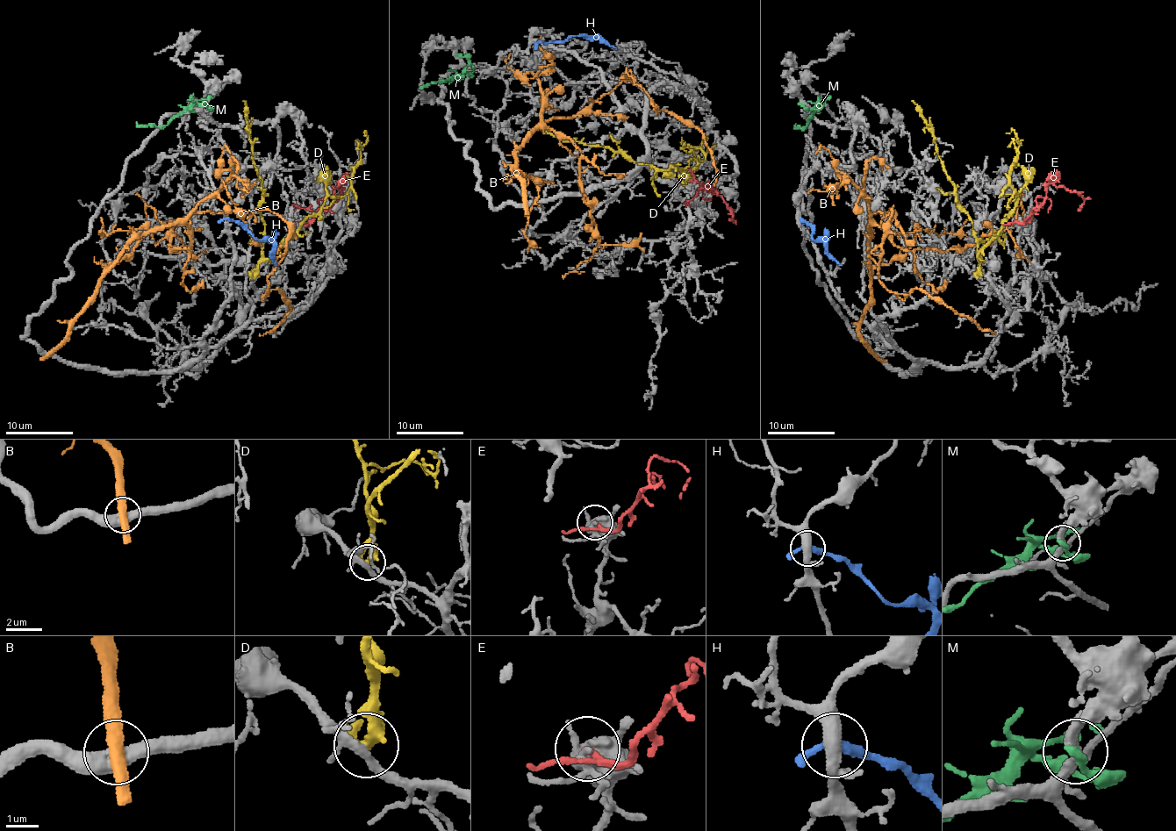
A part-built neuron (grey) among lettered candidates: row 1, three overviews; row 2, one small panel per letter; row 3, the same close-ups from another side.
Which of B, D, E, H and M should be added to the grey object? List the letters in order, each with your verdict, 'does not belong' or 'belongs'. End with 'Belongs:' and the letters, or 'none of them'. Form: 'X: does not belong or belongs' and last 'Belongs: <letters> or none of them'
B: does not belong
D: does not belong
E: does not belong
H: does not belong
M: does not belong
Belongs: none of them

